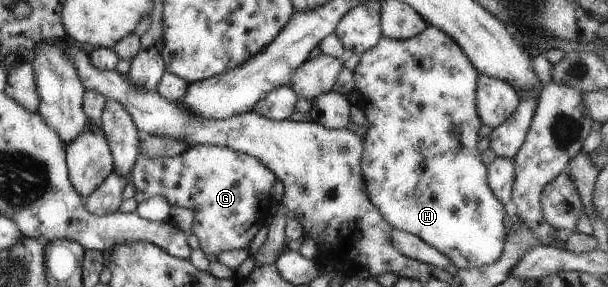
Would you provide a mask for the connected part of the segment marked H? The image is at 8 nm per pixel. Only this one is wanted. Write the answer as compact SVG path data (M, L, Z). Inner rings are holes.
M427 25L420 34L411 36L406 40L394 40L380 35L380 40L368 48L367 51L360 53L360 58L351 71L354 82L354 90L359 95L359 105L363 110L367 126L361 133L363 140L362 158L360 168L364 178L366 195L370 204L380 212L380 216L389 224L392 229L409 232L423 240L426 244L435 248L457 269L466 269L479 267L494 262L503 249L506 228L504 228L504 214L510 209L510 206L503 205L492 190L488 188L487 166L480 162L480 152L476 148L478 144L478 130L483 124L480 124L480 118L476 116L475 88L478 73L474 70L468 57L462 52L462 49L444 32L440 32L432 25Z

